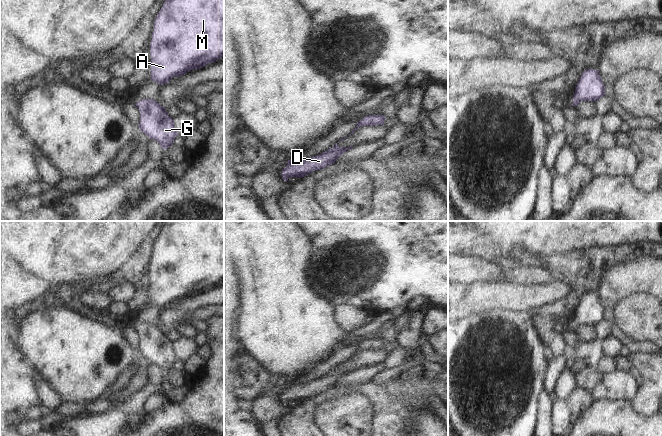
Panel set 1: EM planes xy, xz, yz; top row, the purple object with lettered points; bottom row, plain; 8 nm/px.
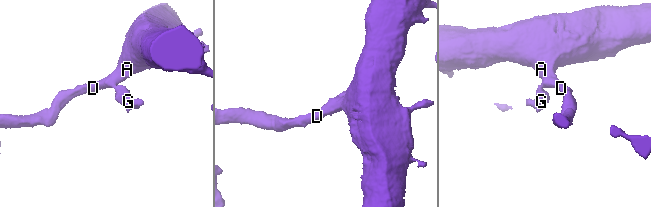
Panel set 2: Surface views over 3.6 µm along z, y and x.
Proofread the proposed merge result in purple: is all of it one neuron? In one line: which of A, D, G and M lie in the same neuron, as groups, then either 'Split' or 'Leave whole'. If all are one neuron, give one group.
Groups: A D G M. Leave whole.

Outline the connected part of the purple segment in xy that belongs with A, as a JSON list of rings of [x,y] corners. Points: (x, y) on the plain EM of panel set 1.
[[[166,221],[154,245],[150,280],[150,304],[159,309],[223,281],[224,221]]]

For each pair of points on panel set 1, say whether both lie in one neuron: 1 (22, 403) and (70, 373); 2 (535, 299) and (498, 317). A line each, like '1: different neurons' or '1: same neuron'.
1: different neurons
2: different neurons

